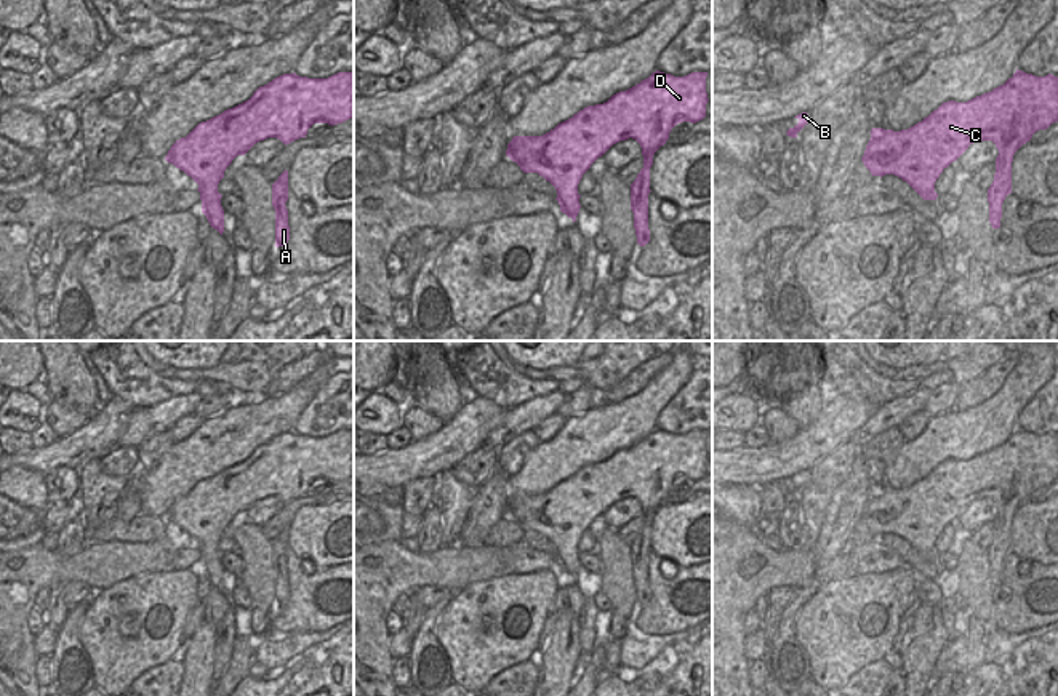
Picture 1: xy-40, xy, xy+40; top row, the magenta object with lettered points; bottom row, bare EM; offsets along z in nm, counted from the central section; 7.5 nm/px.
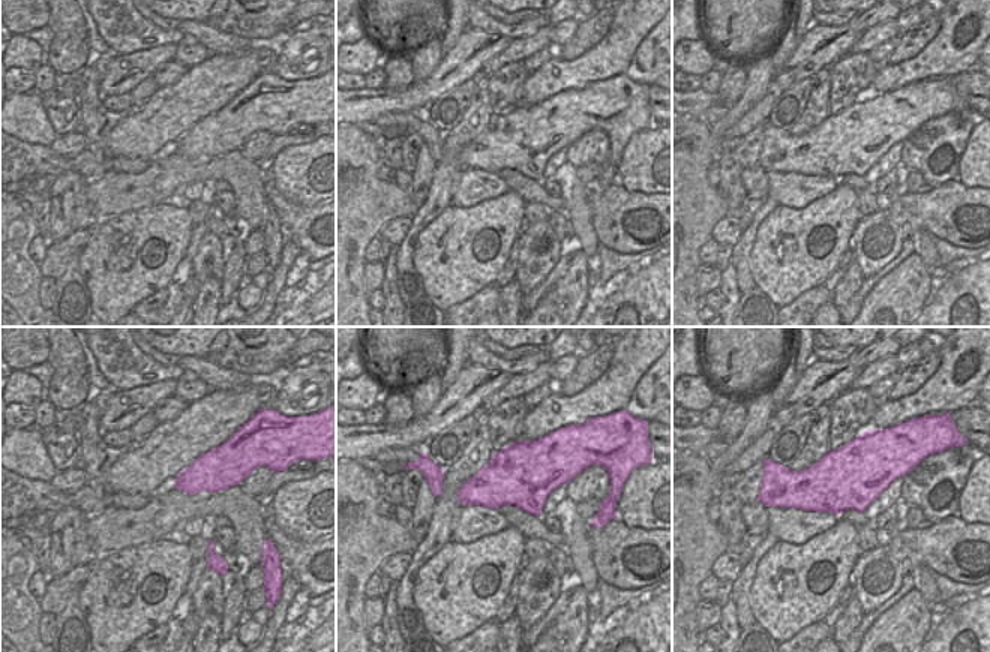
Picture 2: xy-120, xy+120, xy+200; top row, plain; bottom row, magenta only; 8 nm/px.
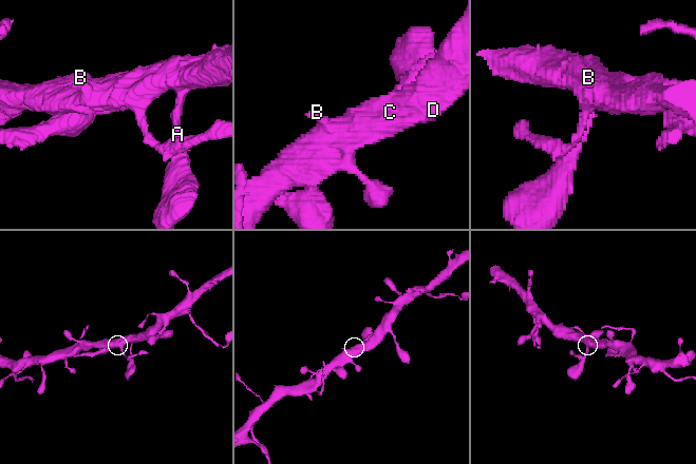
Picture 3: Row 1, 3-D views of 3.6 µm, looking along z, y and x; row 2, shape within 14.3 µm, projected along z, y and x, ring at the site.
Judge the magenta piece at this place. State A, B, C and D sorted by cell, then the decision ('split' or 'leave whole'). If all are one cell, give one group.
groups A B C D; leave whole

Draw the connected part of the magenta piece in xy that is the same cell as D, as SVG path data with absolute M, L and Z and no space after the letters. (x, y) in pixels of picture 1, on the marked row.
M653 72L635 86L613 94L607 102L587 106L543 136L514 136L506 155L523 173L538 173L557 190L560 211L576 221L578 184L591 165L613 144L635 139L643 168L631 184L631 210L637 243L650 242L648 194L655 152L666 144L671 130L682 122L706 117L707 72L674 77Z

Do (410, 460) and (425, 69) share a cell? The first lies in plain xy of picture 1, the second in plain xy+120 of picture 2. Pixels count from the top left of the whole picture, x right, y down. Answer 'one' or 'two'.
two

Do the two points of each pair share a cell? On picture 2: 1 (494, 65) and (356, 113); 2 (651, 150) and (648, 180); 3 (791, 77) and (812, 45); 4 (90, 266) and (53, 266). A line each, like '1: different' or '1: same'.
1: different
2: same
3: same
4: different

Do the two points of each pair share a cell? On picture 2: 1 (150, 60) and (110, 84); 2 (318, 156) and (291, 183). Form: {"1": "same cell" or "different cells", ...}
{"1": "same cell", "2": "same cell"}

